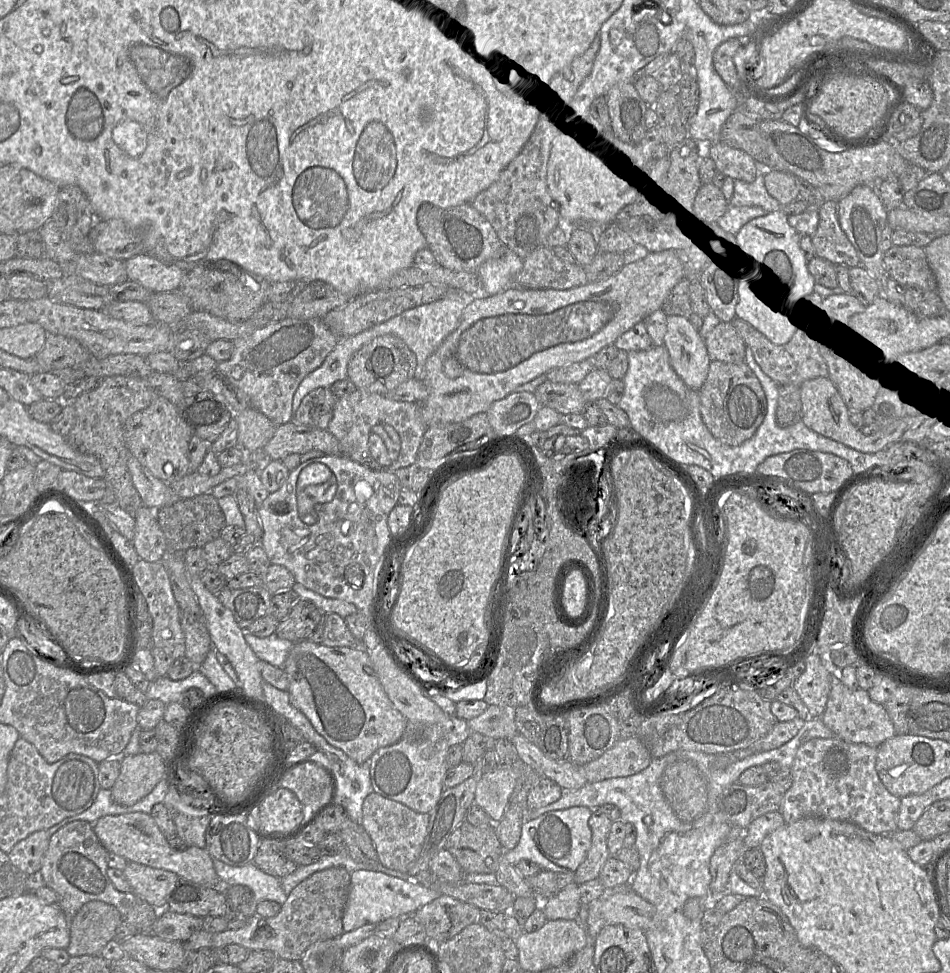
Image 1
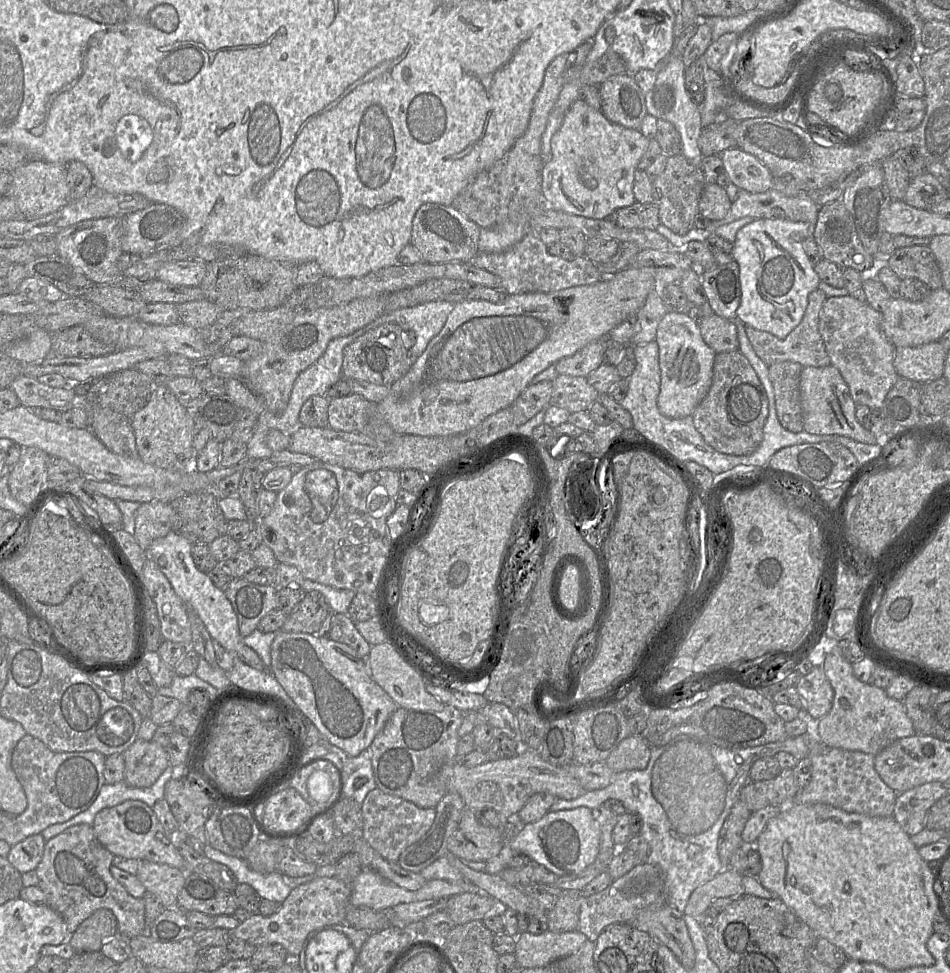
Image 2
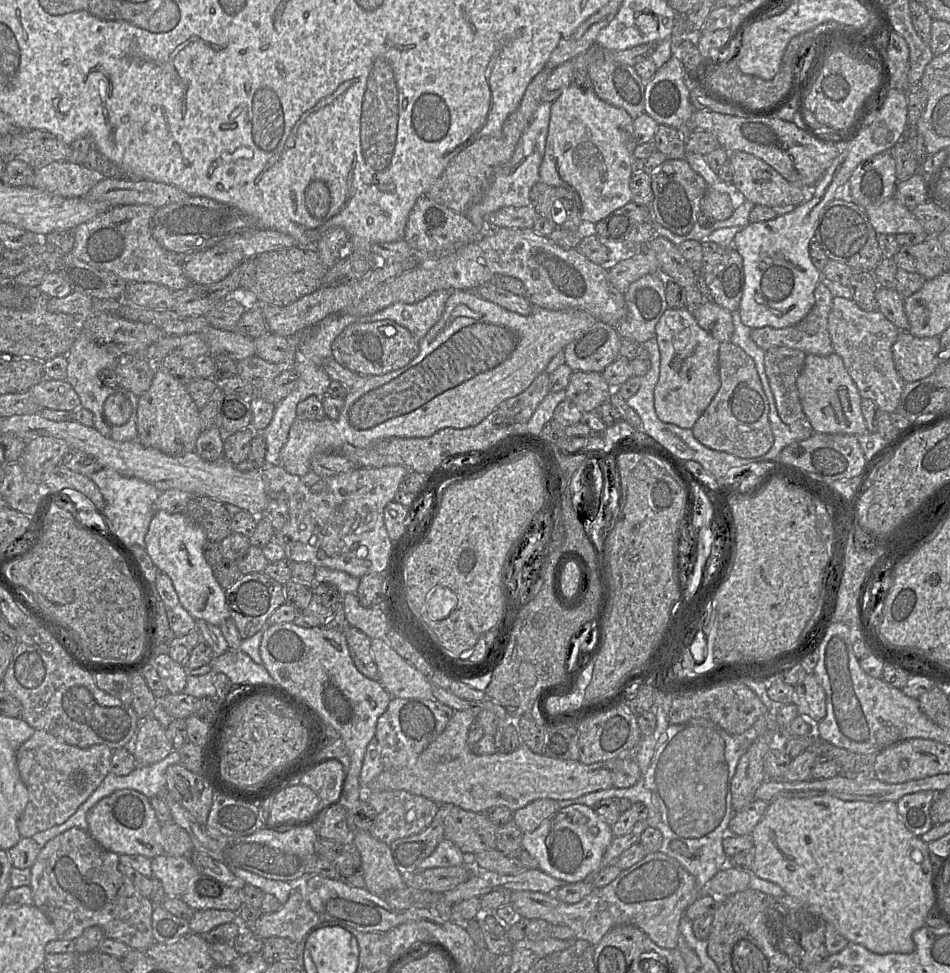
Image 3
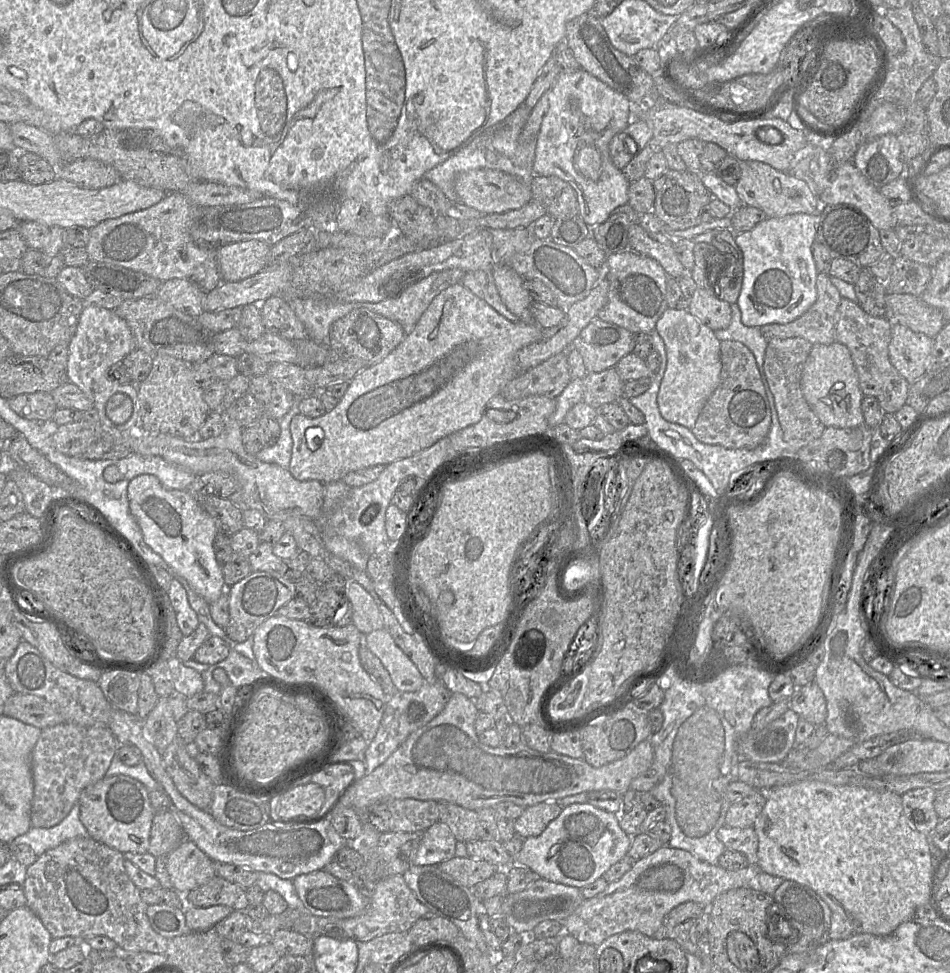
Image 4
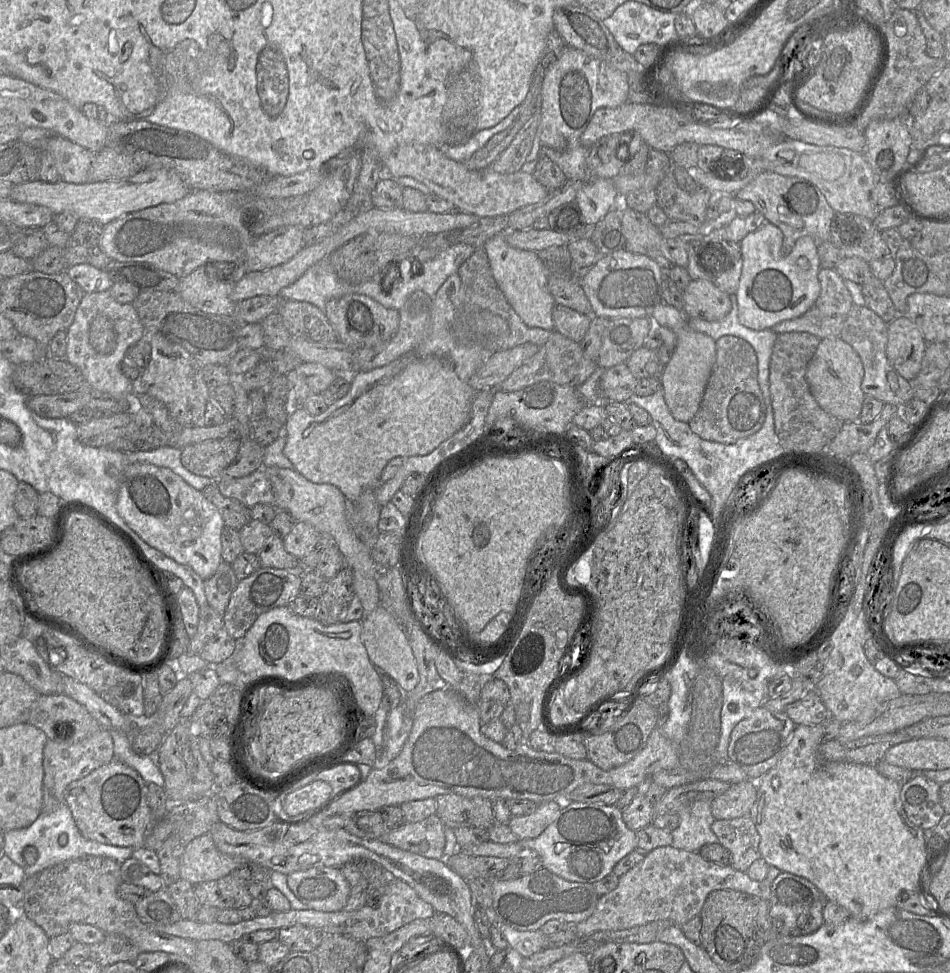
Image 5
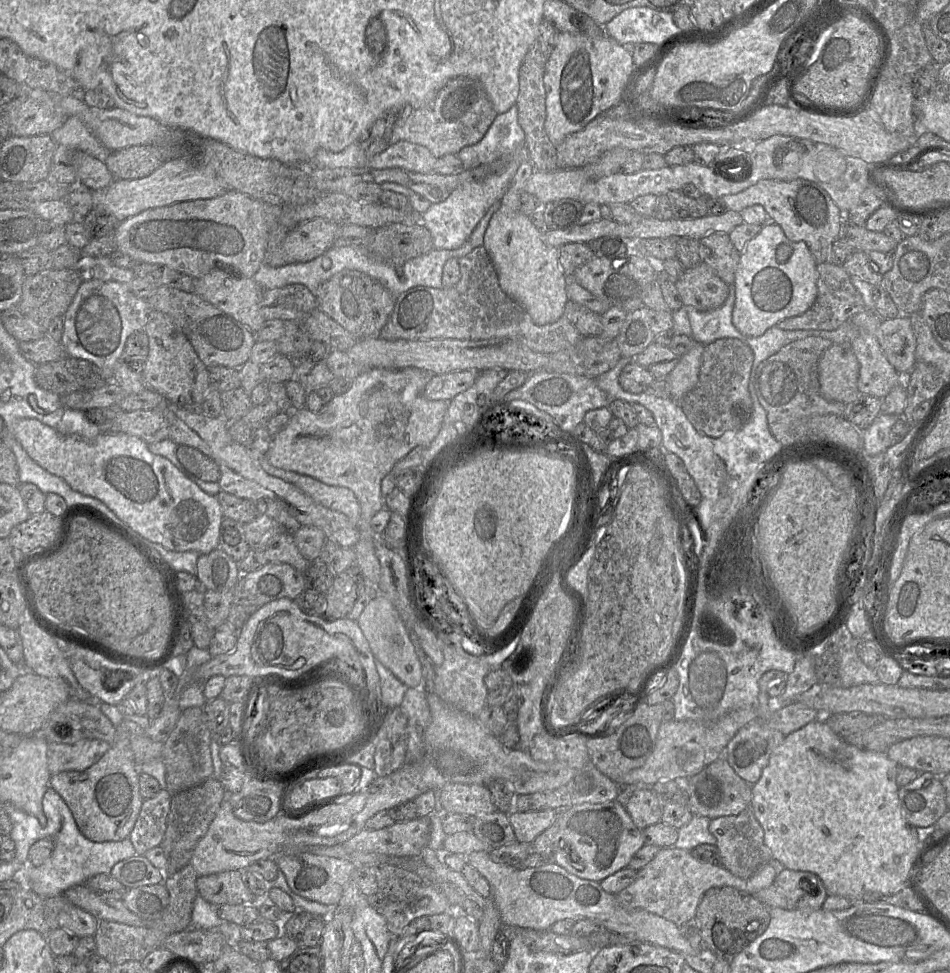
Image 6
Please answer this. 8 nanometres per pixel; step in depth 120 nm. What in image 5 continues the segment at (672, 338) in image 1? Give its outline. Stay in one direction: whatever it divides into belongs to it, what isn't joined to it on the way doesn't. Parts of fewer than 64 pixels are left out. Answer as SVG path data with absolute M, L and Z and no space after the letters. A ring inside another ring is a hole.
M664 302L658 304L651 316L657 327L671 329L676 335L676 346L672 357L665 366L661 376L666 405L674 419L689 423L697 413L703 394L716 361L716 341L706 334L692 330L688 325L688 317Z

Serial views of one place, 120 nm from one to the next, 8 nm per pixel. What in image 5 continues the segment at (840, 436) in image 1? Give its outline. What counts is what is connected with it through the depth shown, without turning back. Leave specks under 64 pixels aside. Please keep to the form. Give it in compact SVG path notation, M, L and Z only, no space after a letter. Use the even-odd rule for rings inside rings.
M838 337L821 339L807 365L806 381L818 405L828 414L844 421L857 421L862 410L865 393L861 389L864 367L858 353Z

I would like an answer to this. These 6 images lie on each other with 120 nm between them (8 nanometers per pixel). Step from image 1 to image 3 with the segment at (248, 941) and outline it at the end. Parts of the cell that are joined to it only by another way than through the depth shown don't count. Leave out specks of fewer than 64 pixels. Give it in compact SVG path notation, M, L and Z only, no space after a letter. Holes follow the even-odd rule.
M294 889L279 910L263 913L250 928L244 928L263 940L285 937L300 943L306 934L320 923L319 915L312 909L299 889Z

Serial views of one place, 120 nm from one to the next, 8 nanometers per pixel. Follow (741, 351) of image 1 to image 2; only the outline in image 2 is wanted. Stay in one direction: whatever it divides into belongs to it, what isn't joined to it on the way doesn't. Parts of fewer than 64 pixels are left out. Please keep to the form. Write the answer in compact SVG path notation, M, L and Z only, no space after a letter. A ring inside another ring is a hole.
M714 313L703 318L698 325L703 340L715 353L739 350L737 328L734 321Z

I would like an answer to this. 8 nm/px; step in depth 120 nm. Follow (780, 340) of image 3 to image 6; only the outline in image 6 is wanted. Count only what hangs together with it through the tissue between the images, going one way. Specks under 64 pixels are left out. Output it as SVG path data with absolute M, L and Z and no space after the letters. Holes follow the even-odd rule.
M820 263L816 265L816 270L818 272L817 297L814 304L803 314L780 321L777 324L780 329L831 331L866 309L861 294L851 282L851 276L842 266Z

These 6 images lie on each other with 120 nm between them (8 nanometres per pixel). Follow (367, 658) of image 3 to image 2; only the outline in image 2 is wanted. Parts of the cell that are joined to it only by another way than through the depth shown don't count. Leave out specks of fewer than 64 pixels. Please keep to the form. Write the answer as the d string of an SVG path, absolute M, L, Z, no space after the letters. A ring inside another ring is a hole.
M336 613L332 617L328 637L354 649L358 657L367 660L371 645L357 630L355 622L346 614Z

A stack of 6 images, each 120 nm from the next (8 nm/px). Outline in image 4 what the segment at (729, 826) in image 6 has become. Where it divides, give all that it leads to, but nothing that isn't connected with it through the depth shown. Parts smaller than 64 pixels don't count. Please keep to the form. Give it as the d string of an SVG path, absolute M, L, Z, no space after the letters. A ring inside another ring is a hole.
M724 825L717 831L716 835L726 849L735 850L744 854L749 868L752 865L756 865L758 837L752 826L734 828Z

